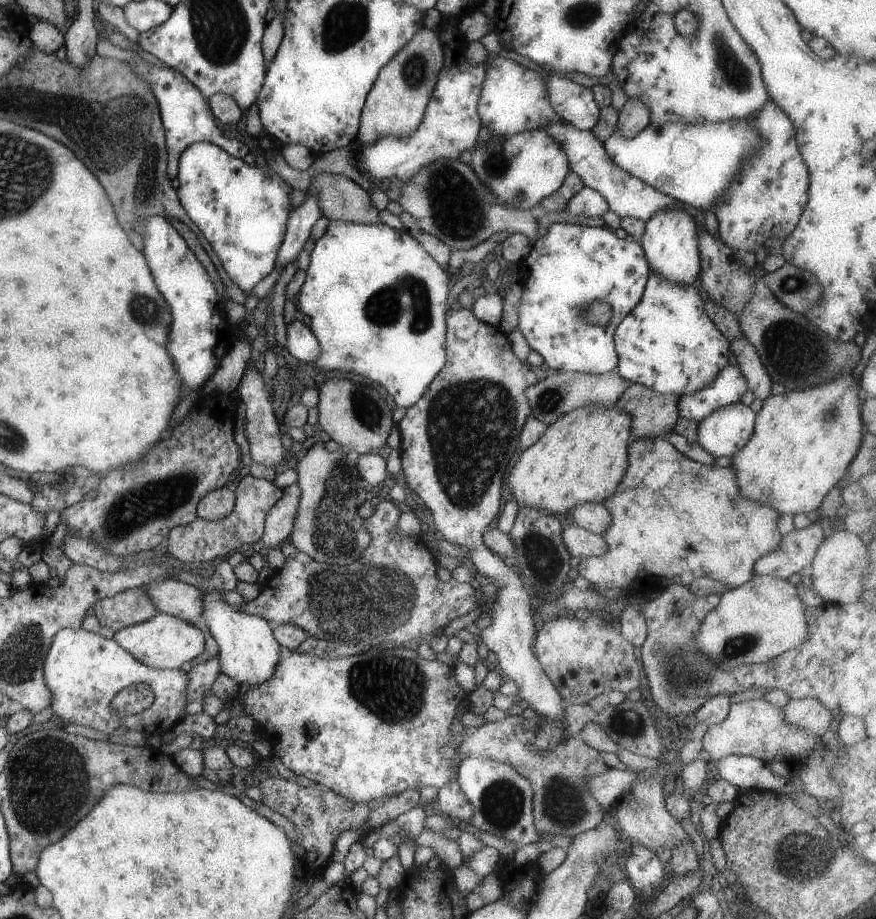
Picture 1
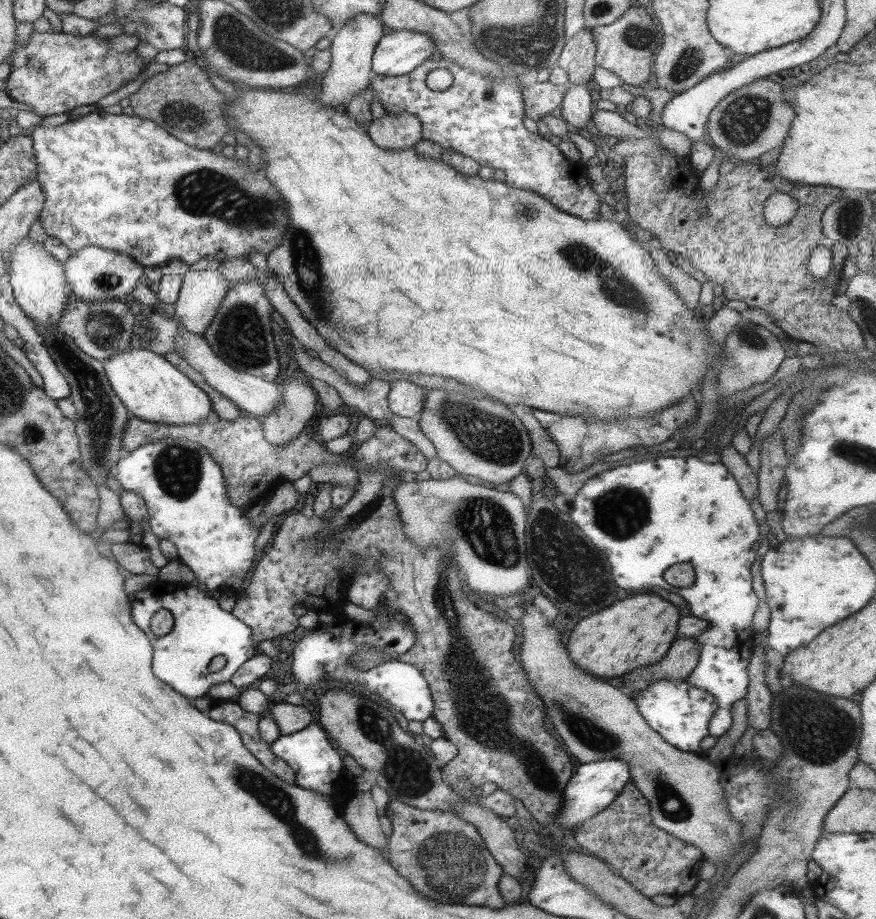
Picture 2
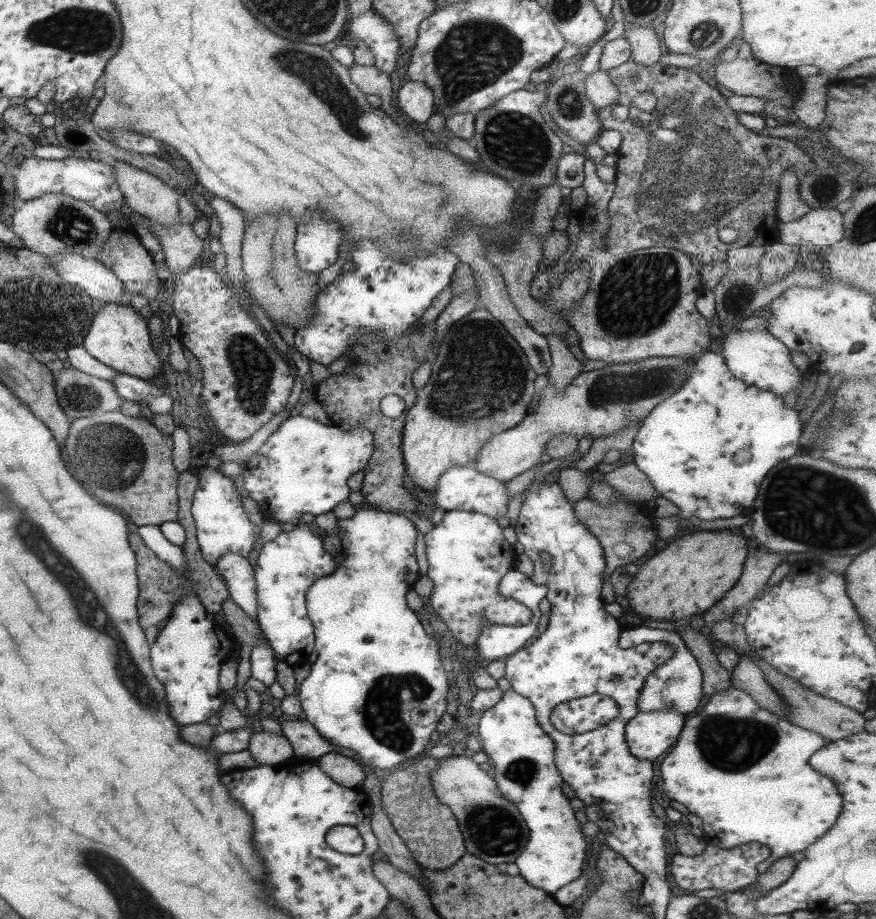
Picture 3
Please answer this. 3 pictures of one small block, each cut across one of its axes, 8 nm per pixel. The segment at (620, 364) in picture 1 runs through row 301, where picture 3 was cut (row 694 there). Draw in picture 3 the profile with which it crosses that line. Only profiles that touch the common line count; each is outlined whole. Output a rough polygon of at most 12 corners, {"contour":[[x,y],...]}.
{"contour":[[621,631],[627,650],[669,644],[673,655],[645,676],[637,712],[699,706],[702,674],[676,631]]}

